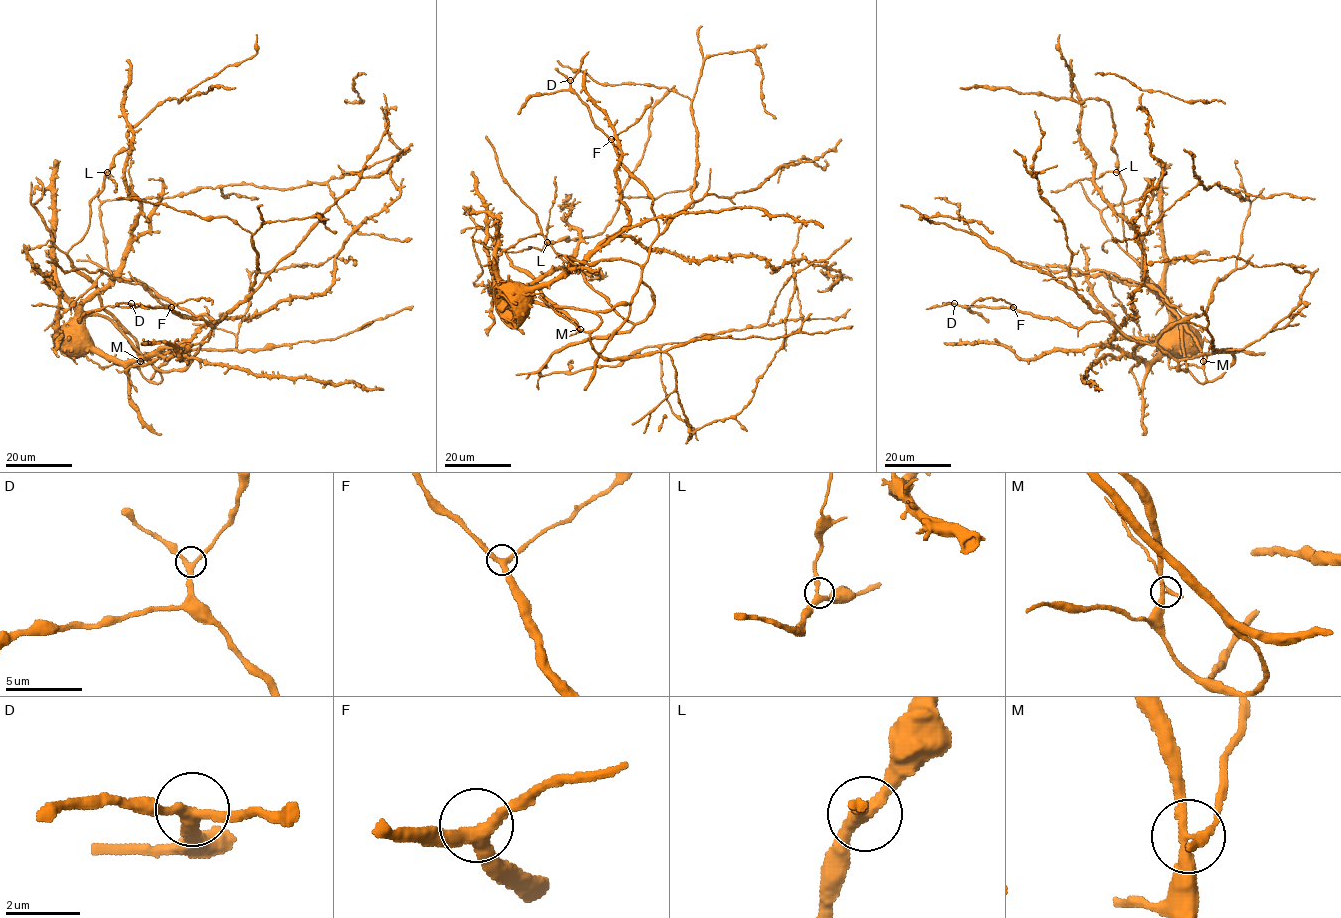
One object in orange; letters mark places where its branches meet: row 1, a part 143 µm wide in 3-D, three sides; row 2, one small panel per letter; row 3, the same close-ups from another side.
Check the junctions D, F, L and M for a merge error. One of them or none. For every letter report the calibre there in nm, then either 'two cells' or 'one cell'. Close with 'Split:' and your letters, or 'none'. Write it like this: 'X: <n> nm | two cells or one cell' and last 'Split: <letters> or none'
D: 280 nm | one cell
F: 340 nm | one cell
L: 300 nm | one cell
M: 260 nm | two cells
Split: M

